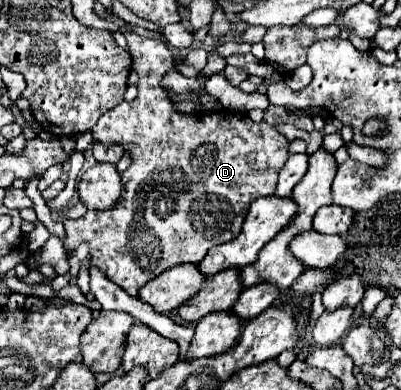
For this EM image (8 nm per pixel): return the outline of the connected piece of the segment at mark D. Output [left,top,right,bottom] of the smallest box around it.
[64,23,290,295]

